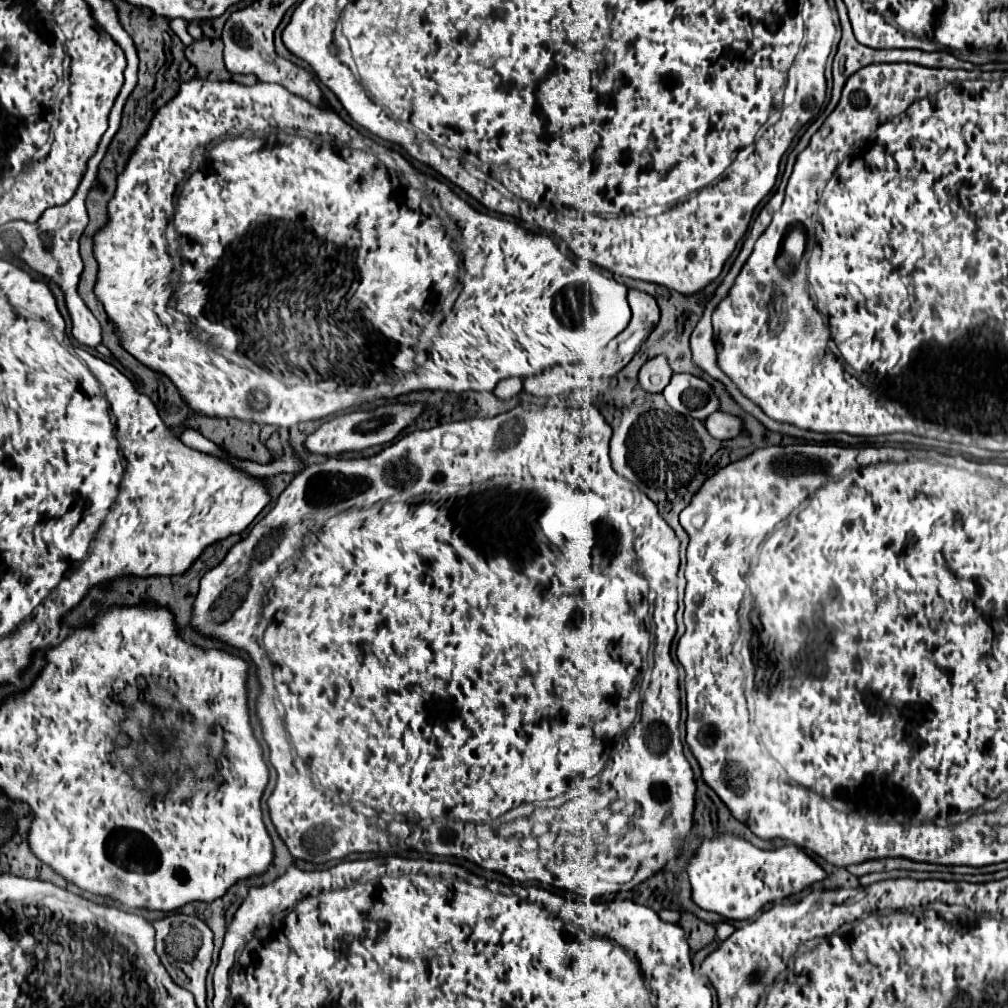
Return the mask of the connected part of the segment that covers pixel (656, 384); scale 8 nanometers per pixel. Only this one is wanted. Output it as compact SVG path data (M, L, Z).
M662 355L654 357L646 365L642 365L642 369L638 373L640 387L650 393L662 393L662 389L670 381L670 377L672 377L672 369L668 367L666 357L662 357Z

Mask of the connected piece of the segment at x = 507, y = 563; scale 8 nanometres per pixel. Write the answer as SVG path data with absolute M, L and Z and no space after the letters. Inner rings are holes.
M584 403L584 405L582 405L582 407L564 407L564 409L562 409L562 407L538 407L538 405L528 405L528 407L522 407L522 405L518 405L518 407L514 407L514 409L512 409L512 411L508 411L508 413L502 413L502 415L496 415L496 417L484 417L484 419L480 419L480 417L474 417L474 419L466 419L466 421L456 421L456 423L444 423L444 425L438 425L438 427L434 427L434 429L428 429L428 431L412 431L412 433L408 433L408 435L406 435L406 437L402 437L402 439L400 439L400 441L396 441L396 443L392 443L392 445L388 445L388 447L386 447L386 449L382 449L382 451L380 451L380 453L378 453L378 455L372 455L372 457L362 457L362 459L336 459L336 457L330 457L330 459L326 459L326 461L324 461L324 463L316 463L316 465L310 465L310 467L306 467L306 469L304 469L304 471L302 471L302 473L298 473L298 475L296 475L296 477L294 477L294 479L292 479L292 483L290 483L290 485L288 485L288 487L286 487L286 489L284 489L284 491L282 491L282 493L280 493L280 497L278 497L278 501L276 501L276 505L274 505L274 507L272 507L272 511L270 511L270 513L268 513L268 515L266 515L266 517L264 517L264 519L260 519L260 521L258 521L258 523L256 523L256 525L254 525L254 527L252 527L252 531L250 531L250 533L248 533L248 537L246 537L246 539L242 539L242 541L240 541L240 543L236 543L236 545L234 545L234 547L232 547L232 549L230 549L230 551L228 551L228 555L226 555L226 557L224 557L224 561L222 561L222 563L220 563L220 565L218 565L218 567L214 567L214 569L212 569L212 571L210 571L210 573L206 573L206 575L204 575L204 577L202 577L202 581L200 581L200 591L198 591L198 597L196 597L196 601L194 601L194 617L192 617L192 625L194 625L194 627L196 627L196 629L198 629L198 631L202 631L202 633L206 633L206 635L214 635L214 637L218 637L218 639L220 639L220 641L226 641L226 643L230 643L230 645L234 645L234 647L238 647L238 649L246 649L246 651L248 651L248 653L250 653L250 657L252 657L252 661L254 661L254 663L256 663L256 665L258 665L258 677L260 677L260 683L262 683L262 695L260 695L260 699L258 699L258 715L262 715L262 719L260 719L260 721L262 721L262 727L264 727L264 739L266 739L266 741L268 741L268 745L270 745L270 763L272 763L272 765L274 765L274 769L276 769L276 771L278 771L278 781L276 781L276 789L274 789L274 793L272 793L272 797L270 797L270 799L268 799L268 807L270 807L270 817L272 817L272 823L274 823L274 825L276 825L276 829L278 829L278 833L280 833L280 837L282 837L282 839L284 839L284 841L286 841L286 845L288 845L288 849L290 849L290 853L292 853L292 855L294 855L294 857L296 857L296 859L304 859L304 861L312 861L312 863L326 863L326 861L330 861L330 859L342 859L342 857L346 857L346 855L350 855L350 853L378 853L378 851L394 851L394 849L418 849L418 851L422 851L422 853L432 853L432 855L446 855L446 857L448 857L448 855L452 855L452 857L464 857L464 859L468 859L468 861L474 861L474 863L476 863L476 865L480 865L480 867L484 867L484 869L492 869L492 871L502 871L502 873L504 873L504 875L508 875L508 877L510 877L510 879L512 879L512 881L516 881L516 883L524 883L524 881L538 881L538 883L546 883L546 885L552 885L552 887L554 887L554 888L556 888L556 889L560 889L560 890L563 890L563 889L564 889L564 891L567 891L567 892L571 892L571 893L573 893L573 894L576 894L576 895L577 895L577 896L579 896L579 898L580 898L580 899L582 899L582 897L586 897L586 899L598 899L598 897L602 897L602 895L608 895L608 893L616 893L616 891L622 891L622 889L630 889L630 887L632 887L632 885L626 885L626 883L630 883L630 881L632 881L632 879L634 879L634 875L636 875L636 871L638 871L638 869L640 869L640 879L642 879L642 881L644 881L644 879L648 879L648 877L650 877L650 875L654 875L654 871L658 871L658 869L662 869L662 867L664 867L664 865L666 865L666 863L668 863L668 861L670 861L670 859L672 859L672 857L676 857L676 855L678 855L678 851L680 851L680 847L682 847L682 845L684 845L684 839L686 839L686 837L688 837L688 835L690 835L690 831L692 831L692 813L694 813L694 791L696 791L696 785L694 785L694 781L692 781L692 779L694 779L694 775L692 775L692 769L690 769L690 763L688 763L688 761L686 761L686 757L684 757L684 753L682 753L682 741L680 741L680 731L678 731L678 725L679 725L679 721L680 721L680 691L679 691L679 682L678 682L678 668L677 668L677 666L676 666L676 664L675 664L675 663L672 663L672 657L670 657L670 643L672 643L672 637L674 637L674 636L675 636L675 633L676 633L676 630L677 630L677 625L676 625L676 618L675 618L675 615L676 615L676 611L677 611L677 609L678 609L678 603L677 603L677 597L678 597L678 593L677 593L677 583L678 583L678 575L677 575L677 573L678 573L678 565L680 565L680 539L678 539L678 537L676 537L676 533L674 533L674 531L672 531L672 527L668 527L668 523L666 523L666 521L664 521L664 519L662 519L662 517L660 517L660 513L658 513L658 509L656 509L656 503L654 503L654 501L650 501L650 499L648 499L648 497L646 497L646 495L644 495L644 493L642 493L642 491L640 491L640 489L638 489L638 487L636 487L636 485L634 485L634 483L630 483L630 481L628 481L628 479L624 479L624 477L622 477L622 476L621 476L621 477L620 477L620 475L616 475L616 473L614 473L614 471L612 471L612 465L610 465L610 457L608 457L608 441L610 441L610 435L612 435L612 429L610 429L610 425L608 425L608 423L606 423L606 421L604 421L604 417L602 417L602 415L600 415L600 411L598 411L598 409L596 409L596 407L594 407L594 405L592 405L592 403ZM446 433L450 433L450 447L446 447L446 445L444 445L444 443L442 443L442 439L444 439L444 435L446 435ZM314 515L328 515L328 519L326 519L326 521L314 521ZM318 523L322 523L322 527L320 527L320 529L318 529L318 531L314 531L314 525L318 525ZM306 533L308 533L308 537L310 537L310 543L308 543L308 547L306 547L306 549L304 549L304 551L302 551L302 555L300 555L300 557L298 557L298 559L296 559L296 561L294 561L294 563L292 563L292 565L290 565L290 567L288 567L288 569L284 569L284 571L280 571L280 569L278 569L278 567L280 567L280 563L282 563L282 561L284 561L284 559L288 559L288 557L290 557L290 555L294 555L294 553L292 553L292 551L298 551L298 539L300 539L300 545L302 545L302 539L304 539L304 535L306 535ZM262 619L266 619L266 621L268 621L268 623L270 623L270 621L276 621L276 623L278 623L278 629L276 629L276 627L270 627L270 625L268 625L268 627L266 627L266 623L264 623L264 621L262 621ZM652 621L654 621L654 628L653 628L653 631L652 631L652 639L653 639L653 655L654 655L654 668L653 668L653 670L652 670L652 672L651 672L651 677L650 677L650 682L647 682L647 665L648 665L648 663L646 663L646 659L648 659L648 649L650 649L650 627L652 627ZM268 633L270 633L270 637L272 637L272 641L270 641L270 643L264 643L264 647L266 647L266 650L265 650L265 649L264 649L264 647L262 647L262 639L266 639L266 637L268 637ZM596 775L600 775L600 785L598 785L598 787L596 787L596 789L594 789L594 787L592 787L592 788L591 788L591 785L590 785L590 784L589 784L589 783L590 783L590 782L591 782L591 781L590 781L590 780L591 780L591 779L592 779L592 777L596 777ZM362 801L364 801L364 803L366 803L366 805L370 805L370 807L374 807L374 809L376 809L376 810L375 810L375 812L376 812L376 811L381 811L381 812L383 812L383 813L384 813L384 814L385 814L385 813L386 813L386 812L385 812L385 811L388 811L388 813L386 813L386 814L390 814L390 813L394 813L394 814L391 814L391 815L392 815L392 818L393 818L393 817L397 817L397 815L402 815L402 817L404 817L404 819L394 819L394 821L384 821L384 819L382 819L382 817L381 817L381 813L378 813L378 812L376 812L376 815L377 815L377 817L376 817L376 822L377 822L377 819L378 819L378 825L374 825L374 823L372 823L372 822L374 822L374 820L373 820L373 819L368 819L368 817L366 817L366 815L364 815L364 814L363 814L363 813L361 813L361 812L358 812L358 811L356 811L356 810L355 810L355 807L356 807L356 806L357 806L357 804L358 804L358 803L362 803L362 804L364 804L364 803L363 803L363 802L362 802ZM523 803L530 803L530 804L532 804L532 805L533 805L533 807L534 807L534 808L535 808L535 809L534 809L534 813L532 813L532 815L530 815L530 817L520 817L520 818L518 818L518 819L515 819L515 820L514 820L514 821L512 821L512 822L507 822L507 823L503 823L503 824L506 824L506 831L507 831L507 832L510 832L510 833L515 833L515 834L514 834L514 835L502 835L502 825L500 825L500 827L498 827L498 829L492 829L492 825L490 825L490 821L492 821L492 819L496 819L496 817L498 817L498 815L502 815L502 813L506 813L506 811L508 811L508 809L512 809L512 807L516 807L516 805L521 805L521 804L523 804ZM608 805L609 805L609 809L610 809L610 810L611 810L611 816L610 816L610 817L609 817L609 819L608 819L608 820L607 820L607 821L604 821L604 814L603 814L603 809L604 809L604 807L608 807ZM426 817L432 817L432 823L430 823L430 825L428 825L428 827L420 827L420 825L418 825L418 821L420 821L420 819L426 819ZM416 827L420 827L420 833L418 833L418 835L420 835L420 837L412 837L412 833L414 833L414 829L416 829ZM390 835L394 835L394 837L396 837L396 839L398 839L398 843L396 843L396 845L392 845L392 843L390 843ZM522 838L532 838L532 839L536 839L536 840L537 840L537 842L538 842L538 845L539 845L539 854L538 854L538 851L526 851L526 849L522 849L522 847L520 847L520 839L522 839ZM620 867L634 867L634 869L636 869L636 871L634 871L634 873L632 873L632 877L630 877L630 879L628 879L628 877L626 877L626 879L624 879L624 881L620 881L620 879L618 879L618 877L616 877L616 875L614 875L614 871L616 871L616 869L620 869Z

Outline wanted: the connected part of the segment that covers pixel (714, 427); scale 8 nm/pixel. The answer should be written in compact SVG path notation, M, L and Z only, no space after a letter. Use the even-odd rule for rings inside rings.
M716 411L714 415L710 415L706 421L704 421L708 433L714 437L714 439L732 439L740 433L740 419L728 415L728 413L722 413L722 411Z

